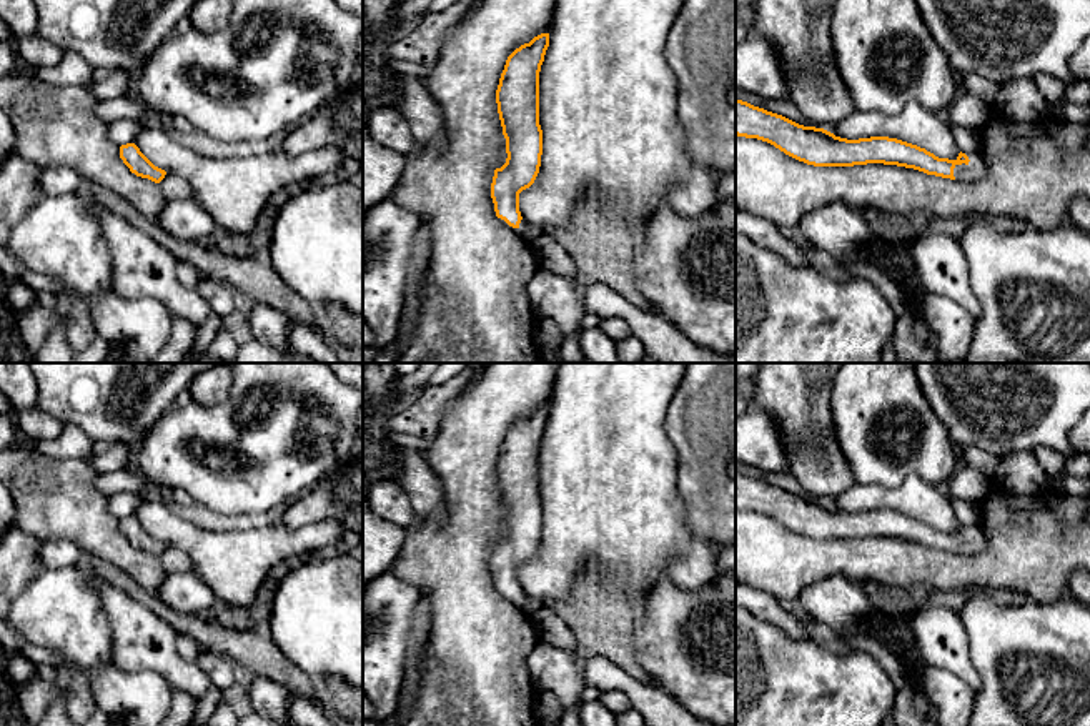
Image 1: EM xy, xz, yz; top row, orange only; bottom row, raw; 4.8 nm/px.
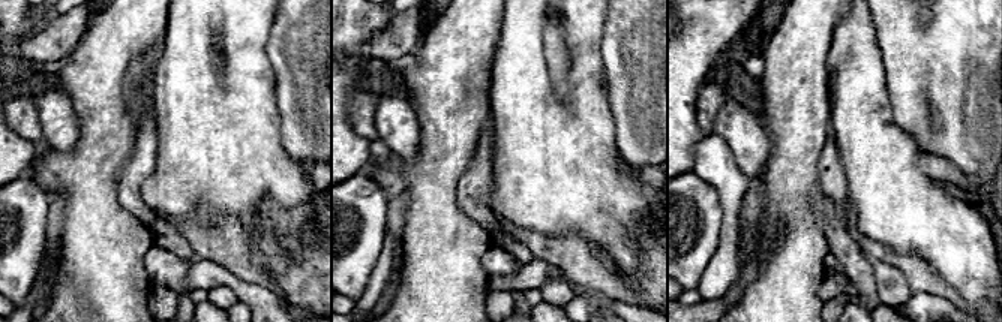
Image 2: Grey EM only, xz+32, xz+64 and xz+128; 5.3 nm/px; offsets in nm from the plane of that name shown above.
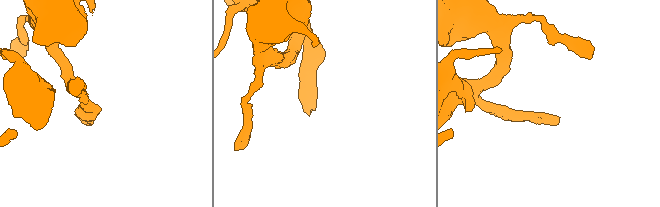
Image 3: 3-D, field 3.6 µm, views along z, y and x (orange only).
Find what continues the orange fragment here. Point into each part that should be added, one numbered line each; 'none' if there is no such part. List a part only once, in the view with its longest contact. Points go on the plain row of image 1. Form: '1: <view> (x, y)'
1: yz (961, 545)

